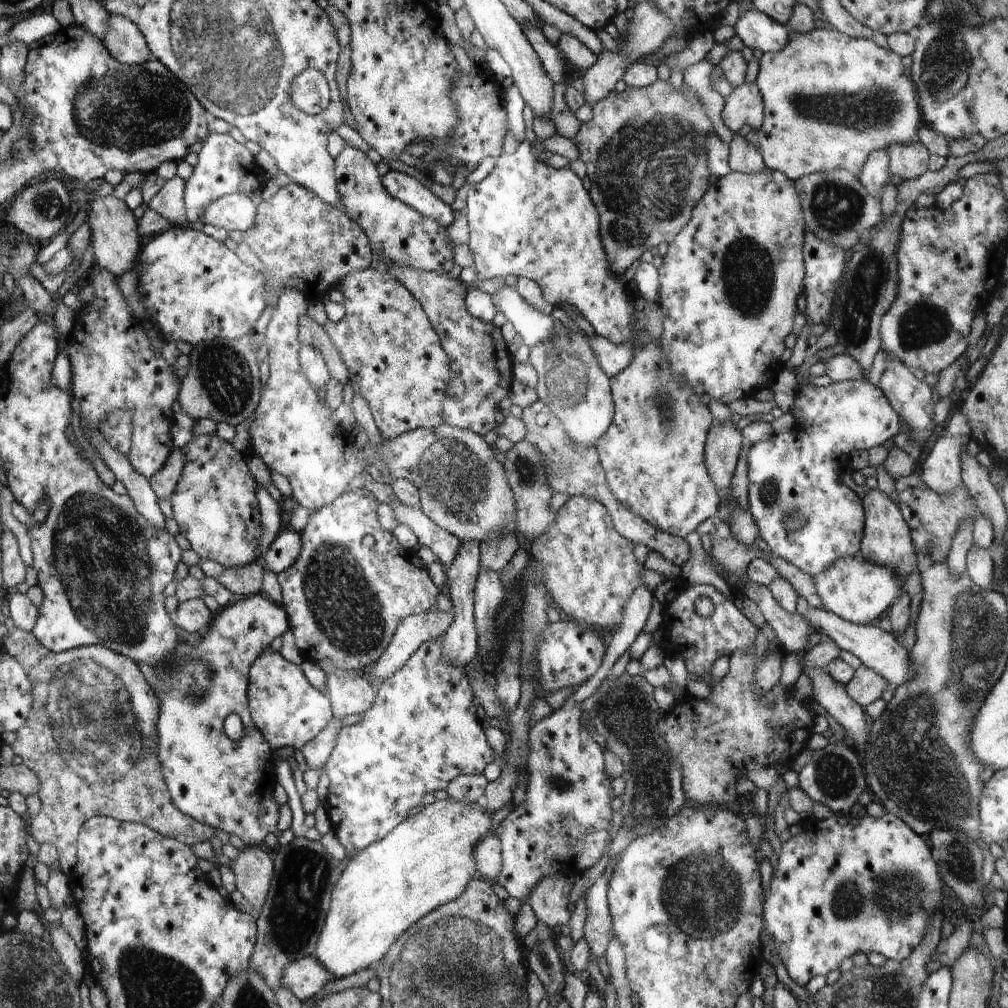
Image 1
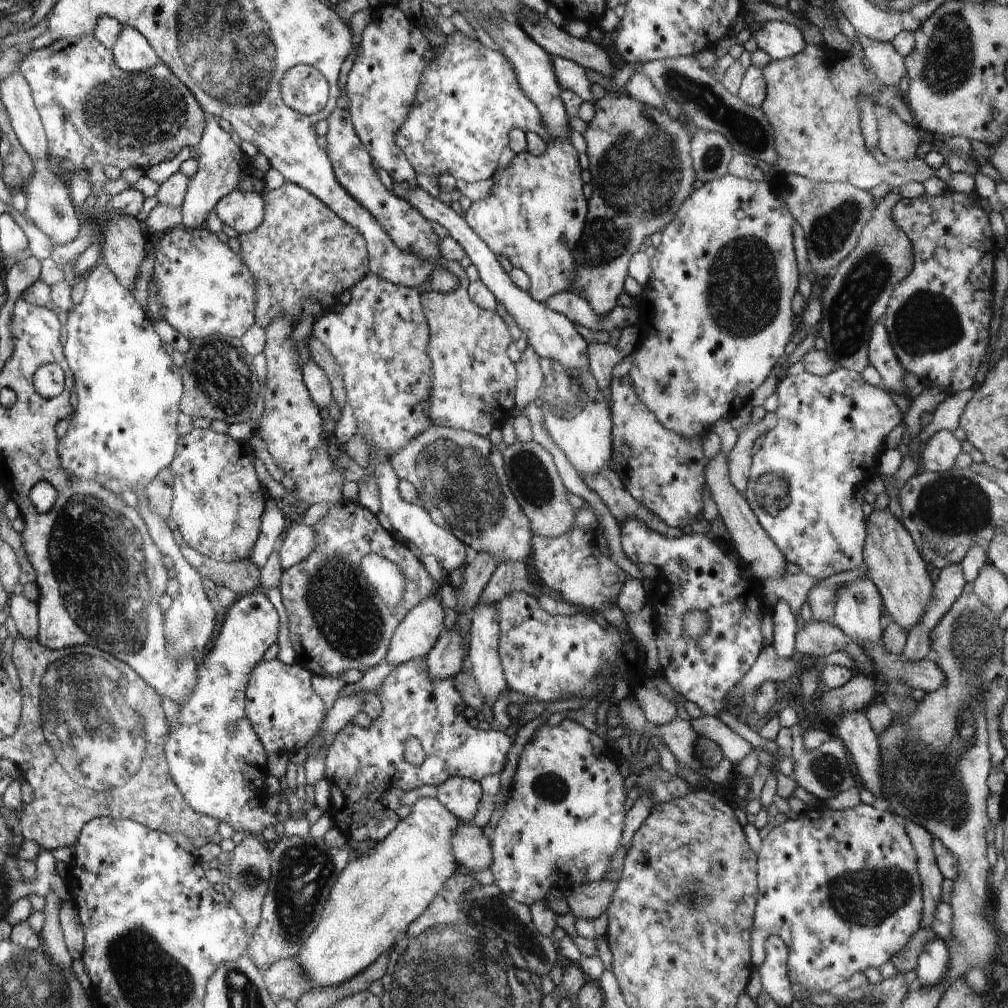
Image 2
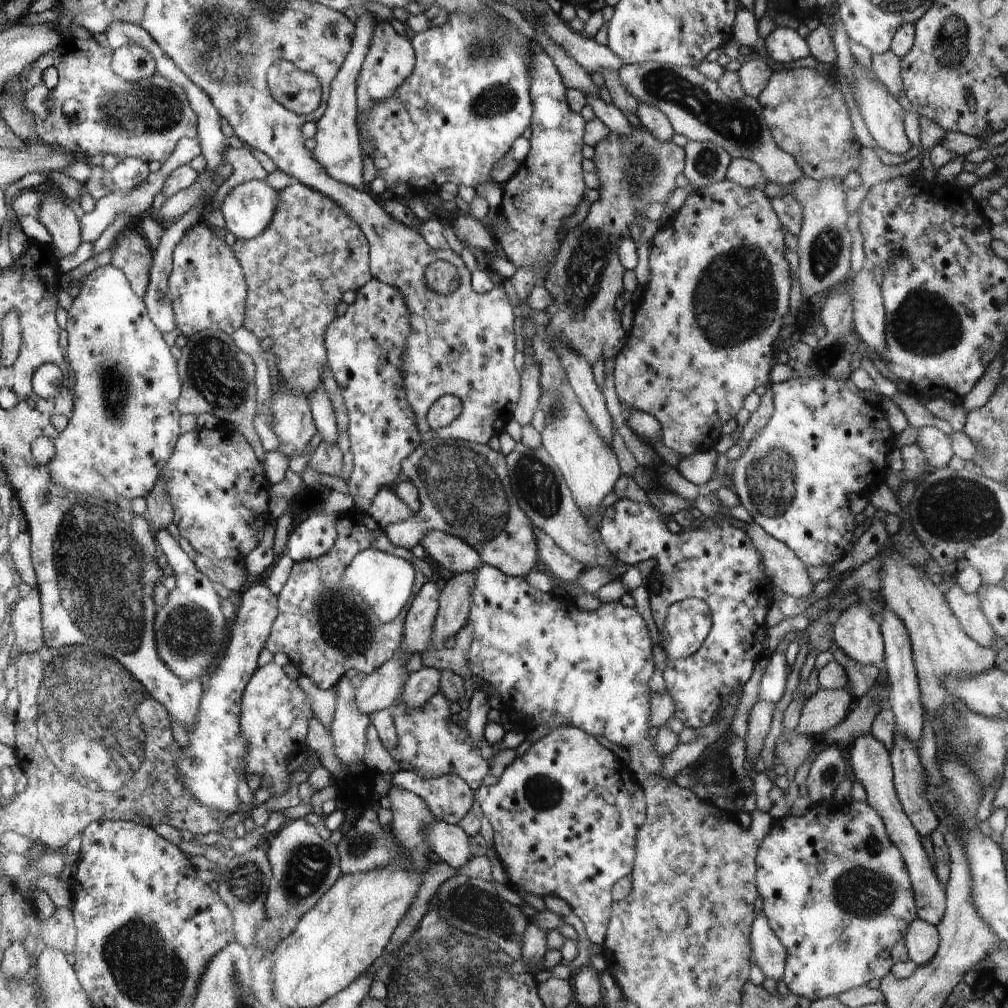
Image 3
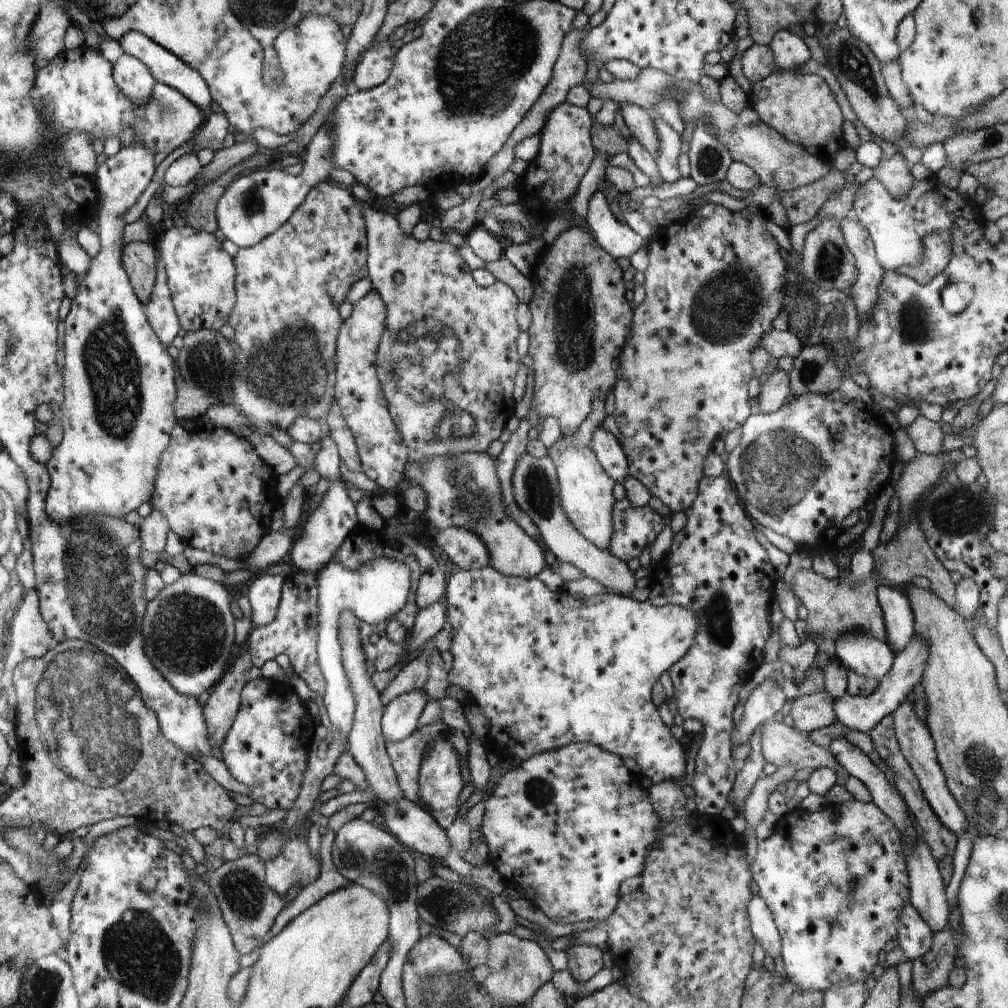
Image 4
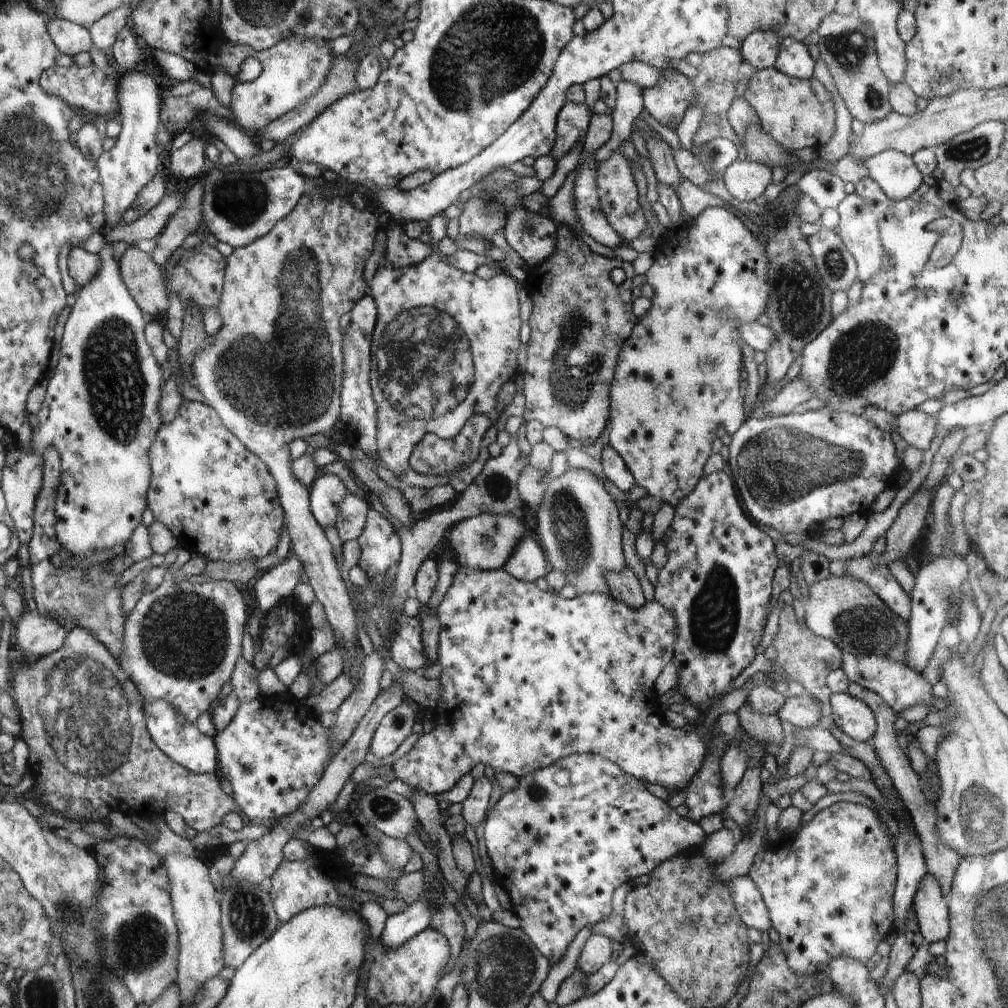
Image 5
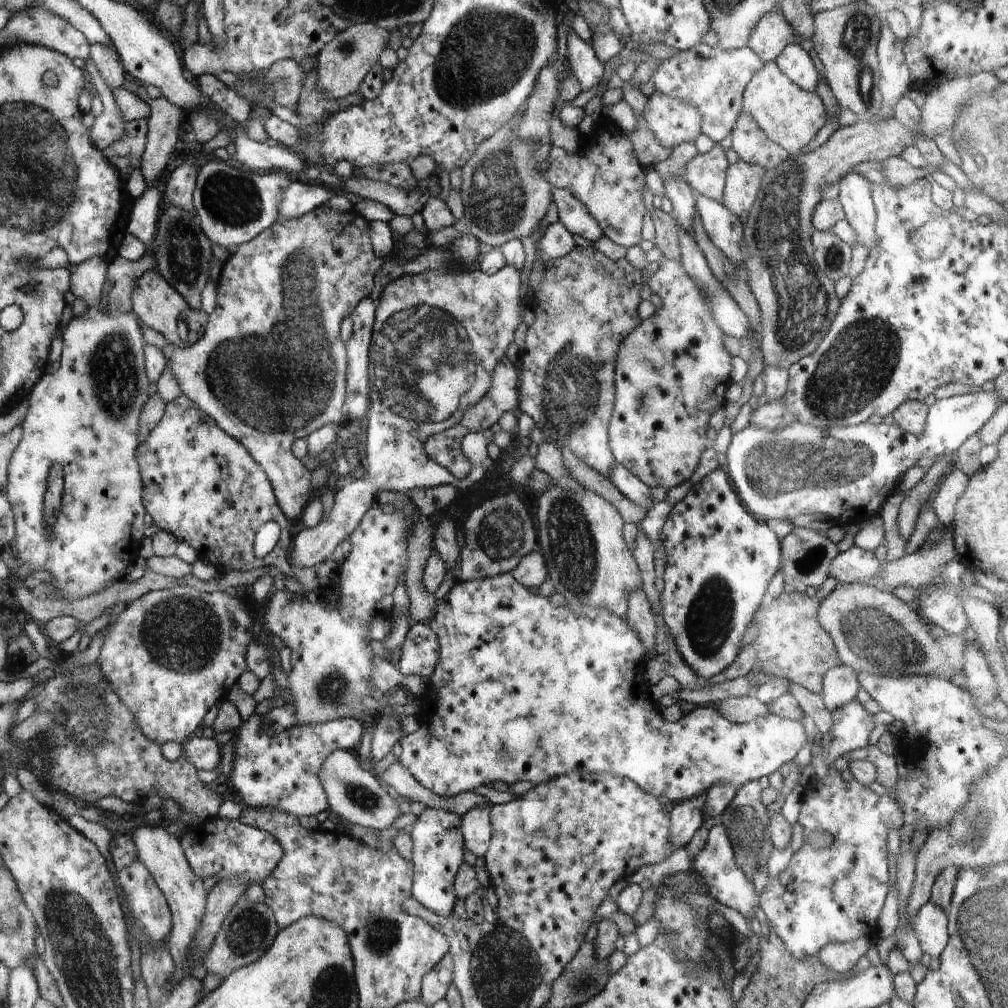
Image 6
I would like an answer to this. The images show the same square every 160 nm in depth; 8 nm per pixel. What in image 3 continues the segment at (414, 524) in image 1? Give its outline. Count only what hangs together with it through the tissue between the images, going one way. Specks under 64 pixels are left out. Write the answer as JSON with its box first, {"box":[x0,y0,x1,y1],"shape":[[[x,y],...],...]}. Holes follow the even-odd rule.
{"box":[366,487,482,575],"shape":[[[384,487],[372,499],[366,512],[379,524],[381,528],[389,524],[407,521],[412,514],[412,509],[396,494],[393,488]],[[428,531],[420,544],[427,556],[456,575],[474,571],[482,564],[481,556],[475,548],[446,532]]]}

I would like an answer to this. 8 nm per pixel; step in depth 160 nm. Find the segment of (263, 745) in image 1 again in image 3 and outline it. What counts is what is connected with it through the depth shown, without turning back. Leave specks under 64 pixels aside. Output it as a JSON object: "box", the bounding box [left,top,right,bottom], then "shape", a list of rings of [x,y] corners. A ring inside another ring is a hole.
{"box":[178,580,279,814],"shape":[[[263,580],[240,592],[240,604],[233,617],[230,640],[223,658],[210,673],[208,686],[204,689],[202,704],[195,727],[188,732],[187,747],[180,748],[178,768],[184,784],[200,804],[232,814],[241,814],[245,809],[238,798],[238,782],[244,778],[247,768],[249,742],[241,729],[241,700],[246,684],[256,668],[258,656],[267,646],[266,638],[271,634],[278,618],[279,604],[276,596],[266,588]]]}

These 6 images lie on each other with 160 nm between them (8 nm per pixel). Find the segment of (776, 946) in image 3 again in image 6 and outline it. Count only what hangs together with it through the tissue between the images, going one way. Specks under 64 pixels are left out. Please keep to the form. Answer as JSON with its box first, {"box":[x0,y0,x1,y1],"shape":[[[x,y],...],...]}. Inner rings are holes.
{"box":[692,825,759,918],"shape":[[[715,825],[709,830],[706,844],[693,858],[692,870],[704,878],[709,894],[721,905],[737,910],[745,918],[756,916],[754,908],[759,906],[759,895],[754,891],[753,883],[746,877],[747,868],[739,866],[735,861],[729,836],[722,825]]]}

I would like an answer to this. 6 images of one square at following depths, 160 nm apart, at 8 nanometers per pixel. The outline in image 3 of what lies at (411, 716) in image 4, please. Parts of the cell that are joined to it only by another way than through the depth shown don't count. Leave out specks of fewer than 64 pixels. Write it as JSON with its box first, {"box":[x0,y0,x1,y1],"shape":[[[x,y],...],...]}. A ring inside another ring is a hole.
{"box":[400,667,440,709],"shape":[[[422,667],[408,674],[400,696],[409,709],[422,706],[439,691],[440,670],[434,667]]]}

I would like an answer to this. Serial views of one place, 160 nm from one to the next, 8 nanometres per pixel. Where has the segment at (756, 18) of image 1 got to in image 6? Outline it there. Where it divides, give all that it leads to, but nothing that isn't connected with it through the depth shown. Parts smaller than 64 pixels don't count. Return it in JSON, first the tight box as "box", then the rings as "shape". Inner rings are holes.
{"box":[775,43,819,91],"shape":[[[790,43],[778,55],[775,63],[780,72],[784,73],[794,84],[803,91],[815,91],[819,82],[819,73],[814,67],[809,52],[798,43]]]}

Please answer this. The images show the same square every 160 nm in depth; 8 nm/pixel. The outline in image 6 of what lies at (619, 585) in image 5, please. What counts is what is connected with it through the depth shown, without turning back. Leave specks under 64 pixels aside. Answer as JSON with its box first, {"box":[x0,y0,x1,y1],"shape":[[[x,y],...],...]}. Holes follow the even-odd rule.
{"box":[625,588,656,656],"shape":[[[638,588],[628,596],[628,608],[625,619],[635,629],[635,633],[641,638],[644,646],[652,656],[655,650],[656,624],[654,623],[653,608],[649,603],[645,592]]]}

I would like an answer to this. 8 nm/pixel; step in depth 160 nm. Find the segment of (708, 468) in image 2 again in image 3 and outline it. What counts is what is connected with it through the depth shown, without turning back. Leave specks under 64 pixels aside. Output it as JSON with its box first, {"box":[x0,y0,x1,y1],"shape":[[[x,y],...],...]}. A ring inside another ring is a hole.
{"box":[742,518,814,598],"shape":[[[747,518],[747,526],[742,530],[763,558],[765,572],[774,587],[794,598],[804,598],[812,593],[814,585],[810,582],[806,567],[795,552],[770,536],[750,518]]]}

